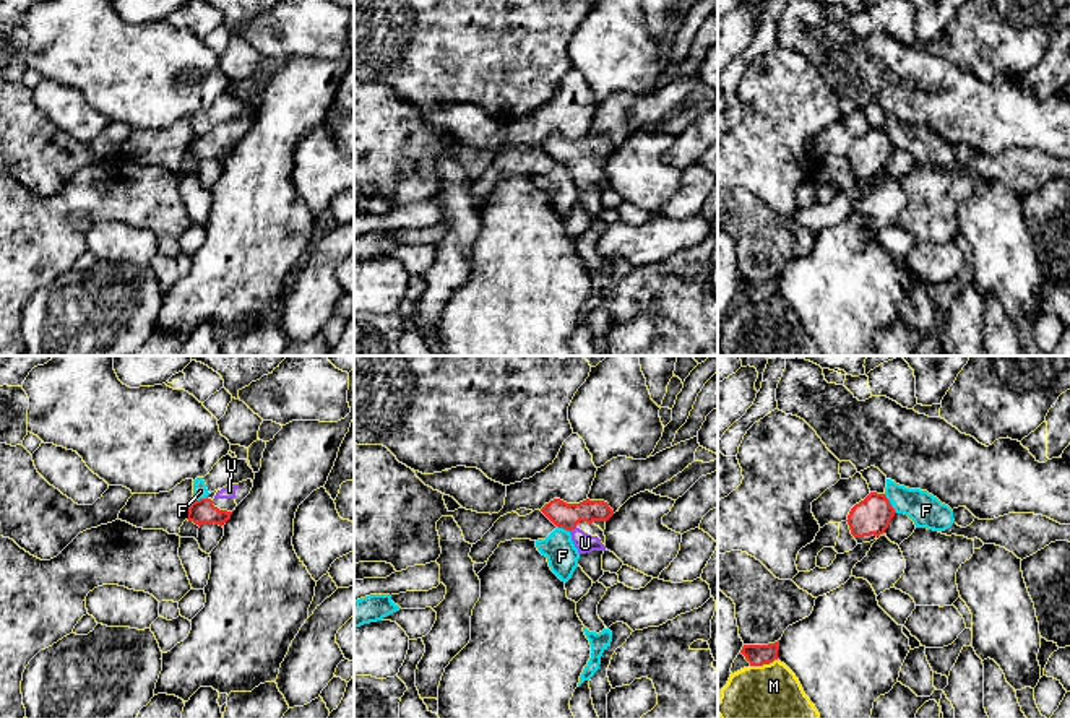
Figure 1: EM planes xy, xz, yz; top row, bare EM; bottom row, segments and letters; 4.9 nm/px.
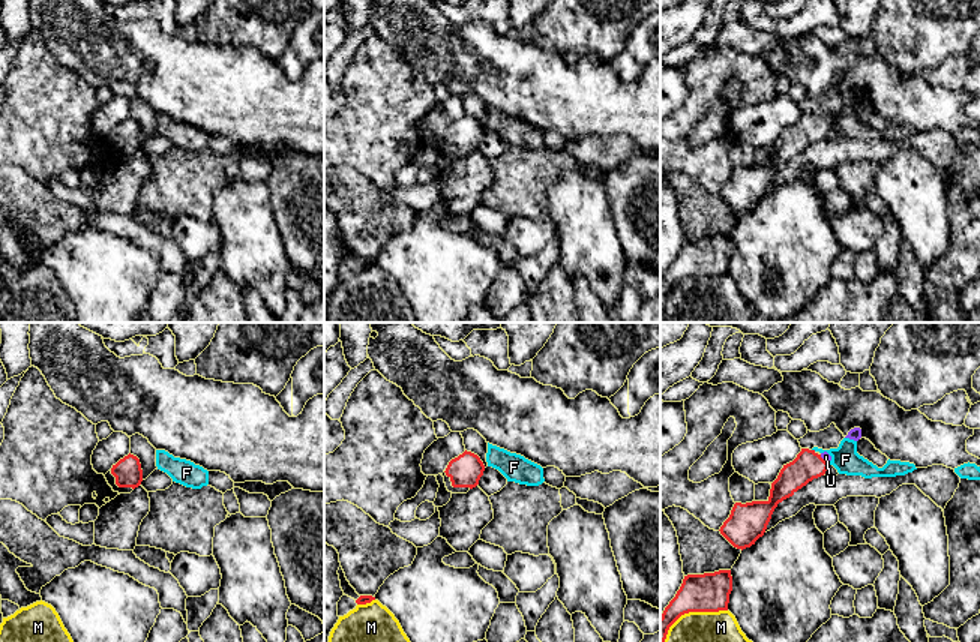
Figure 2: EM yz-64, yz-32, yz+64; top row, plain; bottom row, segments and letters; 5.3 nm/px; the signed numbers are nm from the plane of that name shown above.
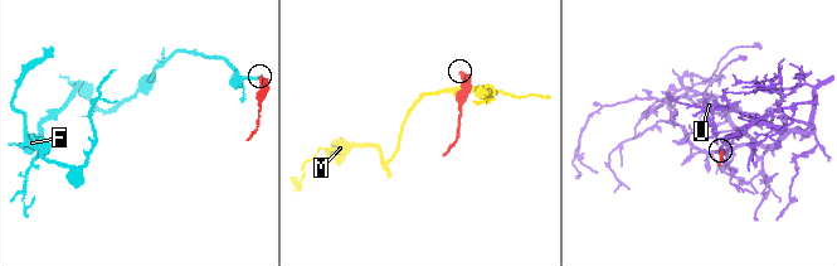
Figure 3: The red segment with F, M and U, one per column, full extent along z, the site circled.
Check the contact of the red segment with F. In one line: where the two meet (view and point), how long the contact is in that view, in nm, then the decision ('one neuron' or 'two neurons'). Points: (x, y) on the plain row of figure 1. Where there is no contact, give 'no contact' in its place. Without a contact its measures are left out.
contact yz (890, 140); length 120 nm; two neurons

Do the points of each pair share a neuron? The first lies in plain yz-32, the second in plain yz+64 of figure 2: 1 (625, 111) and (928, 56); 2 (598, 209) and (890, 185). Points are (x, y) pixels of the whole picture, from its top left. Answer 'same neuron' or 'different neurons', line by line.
1: different neurons
2: same neuron

